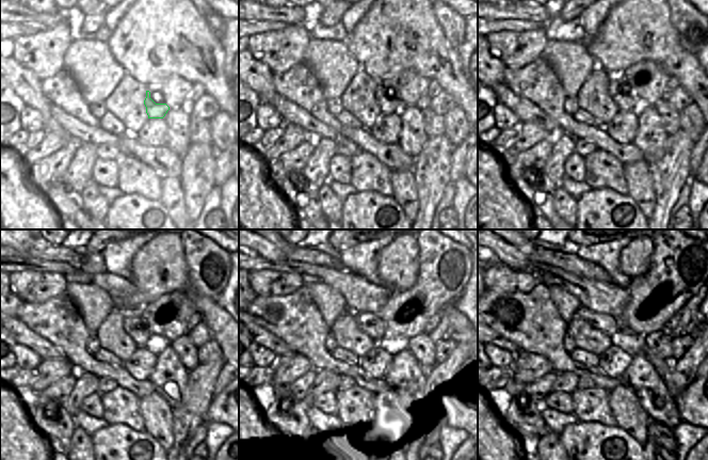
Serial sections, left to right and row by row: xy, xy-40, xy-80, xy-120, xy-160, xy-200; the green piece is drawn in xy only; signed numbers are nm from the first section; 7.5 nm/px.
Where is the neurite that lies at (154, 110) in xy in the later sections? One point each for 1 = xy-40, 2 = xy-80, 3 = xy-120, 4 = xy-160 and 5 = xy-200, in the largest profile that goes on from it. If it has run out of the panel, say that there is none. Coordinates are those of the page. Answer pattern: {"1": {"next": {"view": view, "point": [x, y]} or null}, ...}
{"1": {"next": {"view": "xy-40", "point": [388, 105]}}, "2": {"next": {"view": "xy-80", "point": [618, 90]}}, "3": {"next": {"view": "xy-120", "point": [133, 323]}}, "4": {"next": {"view": "xy-160", "point": [371, 324]}}, "5": {"next": {"view": "xy-200", "point": [606, 323]}}}

